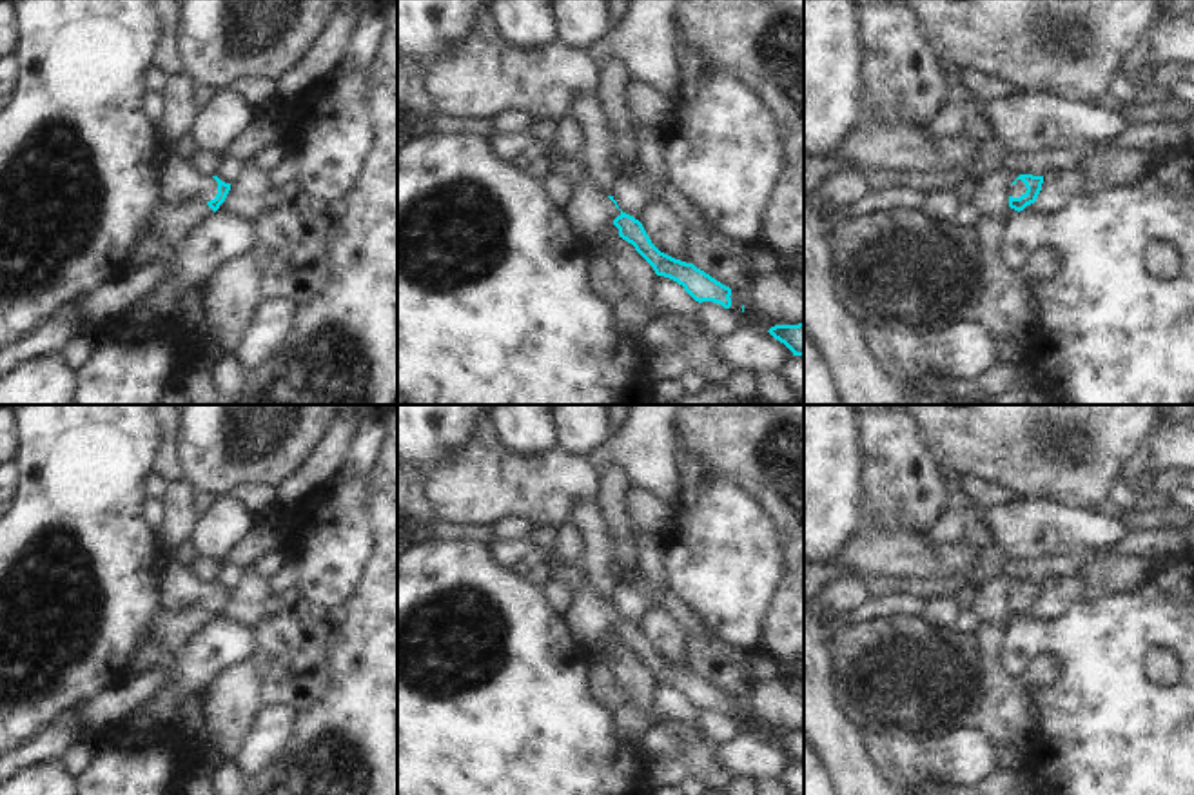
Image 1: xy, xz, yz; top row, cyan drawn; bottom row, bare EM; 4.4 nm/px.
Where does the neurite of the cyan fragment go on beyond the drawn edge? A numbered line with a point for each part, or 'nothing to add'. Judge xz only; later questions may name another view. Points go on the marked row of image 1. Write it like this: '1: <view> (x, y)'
1: xz (590, 211)

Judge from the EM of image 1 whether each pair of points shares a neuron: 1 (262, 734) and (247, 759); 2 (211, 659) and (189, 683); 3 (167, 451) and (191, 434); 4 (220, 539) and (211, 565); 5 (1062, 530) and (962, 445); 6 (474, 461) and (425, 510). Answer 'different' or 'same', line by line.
1: same
2: same
3: different
4: different
5: different
6: different

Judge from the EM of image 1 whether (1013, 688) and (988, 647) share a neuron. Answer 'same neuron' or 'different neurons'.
same neuron

